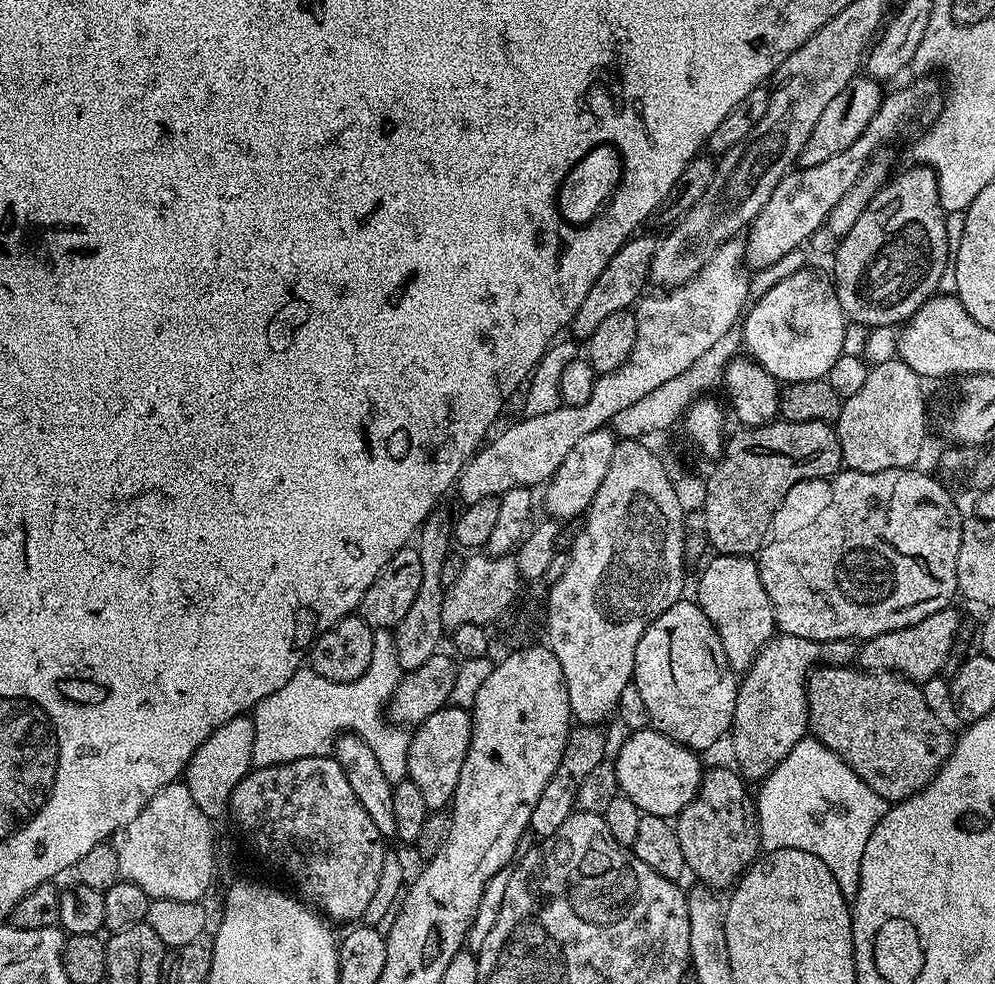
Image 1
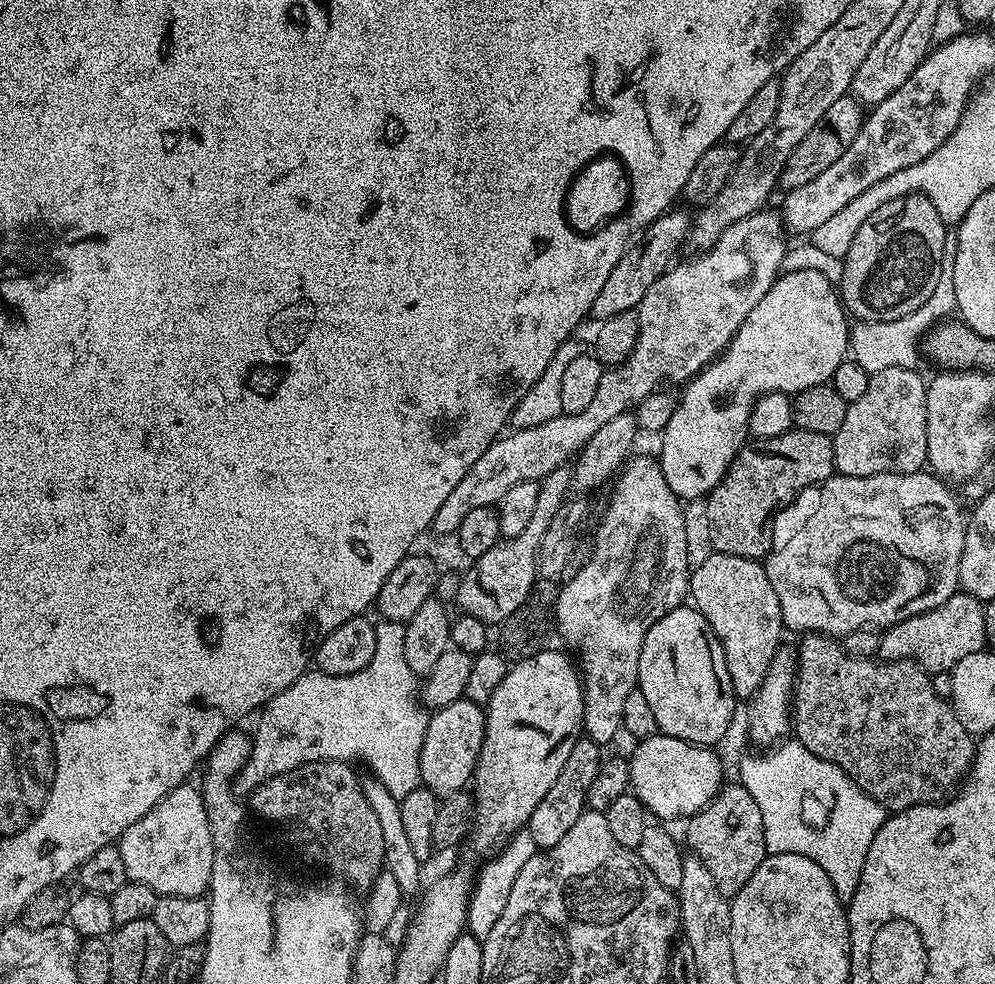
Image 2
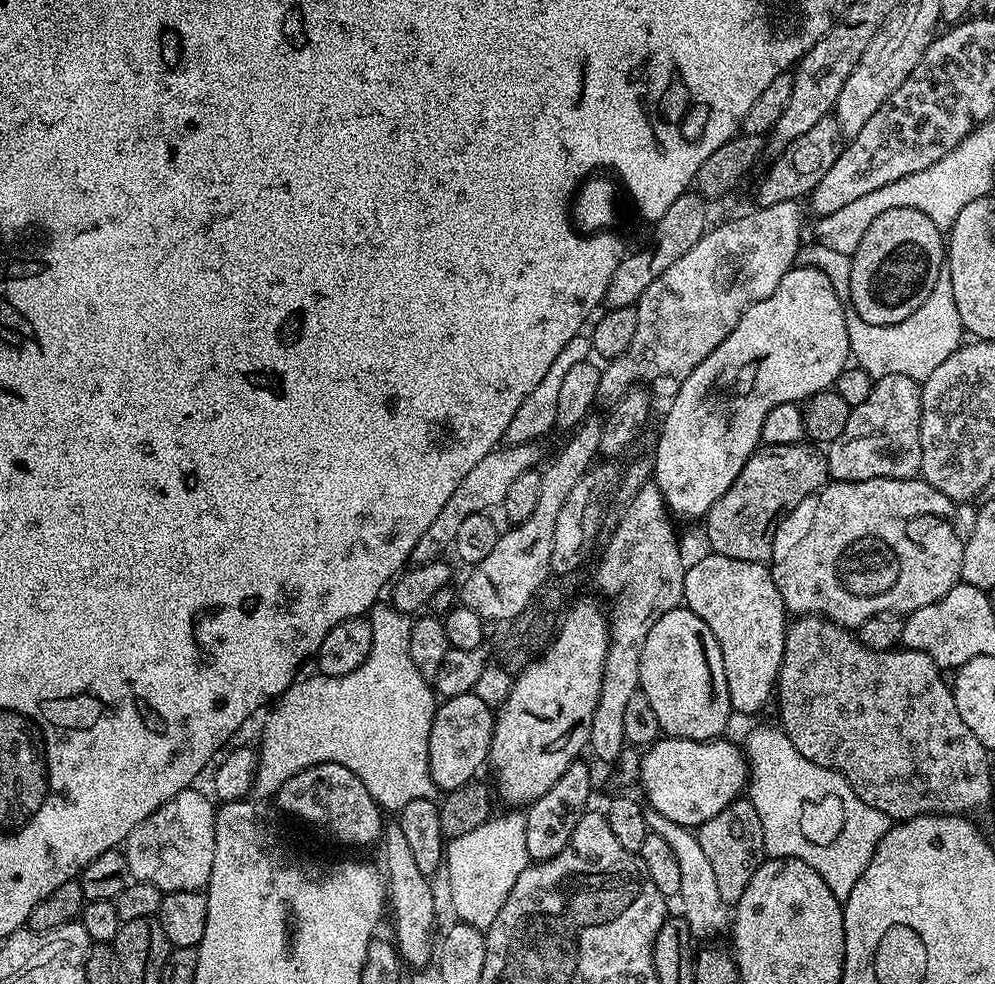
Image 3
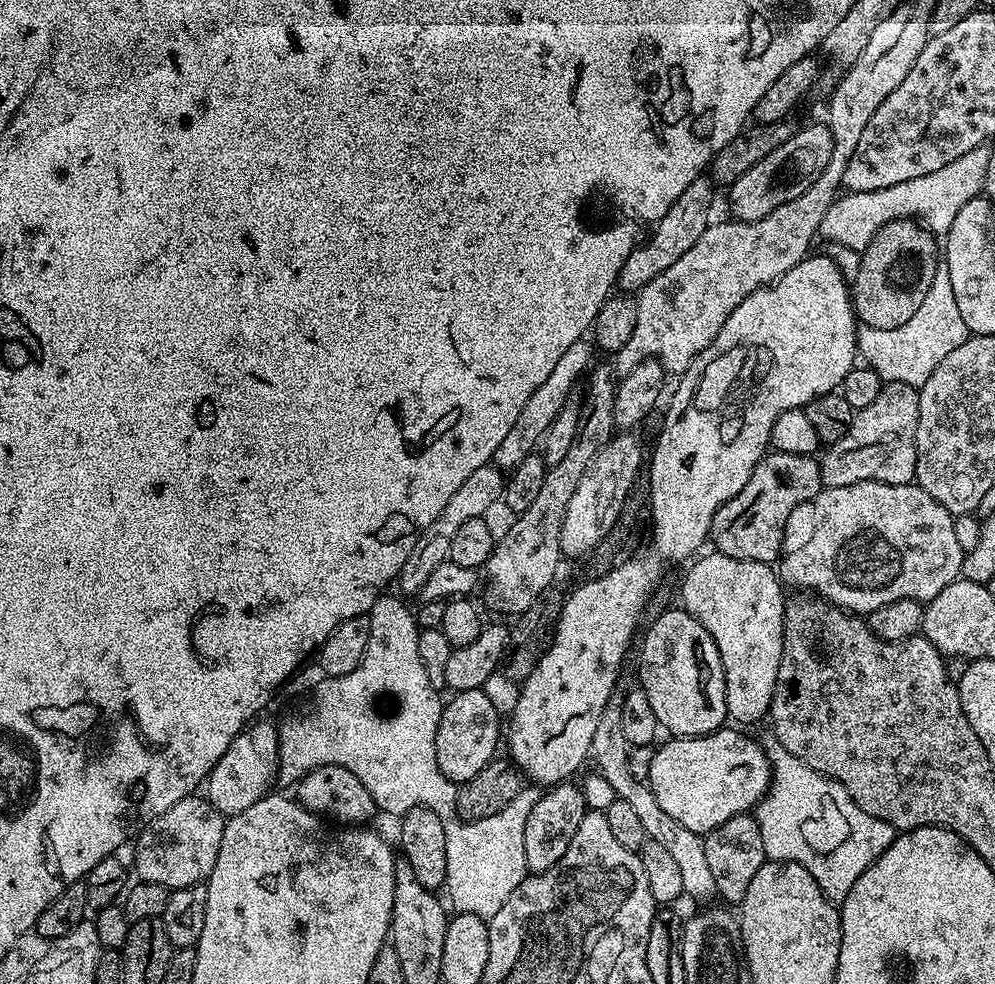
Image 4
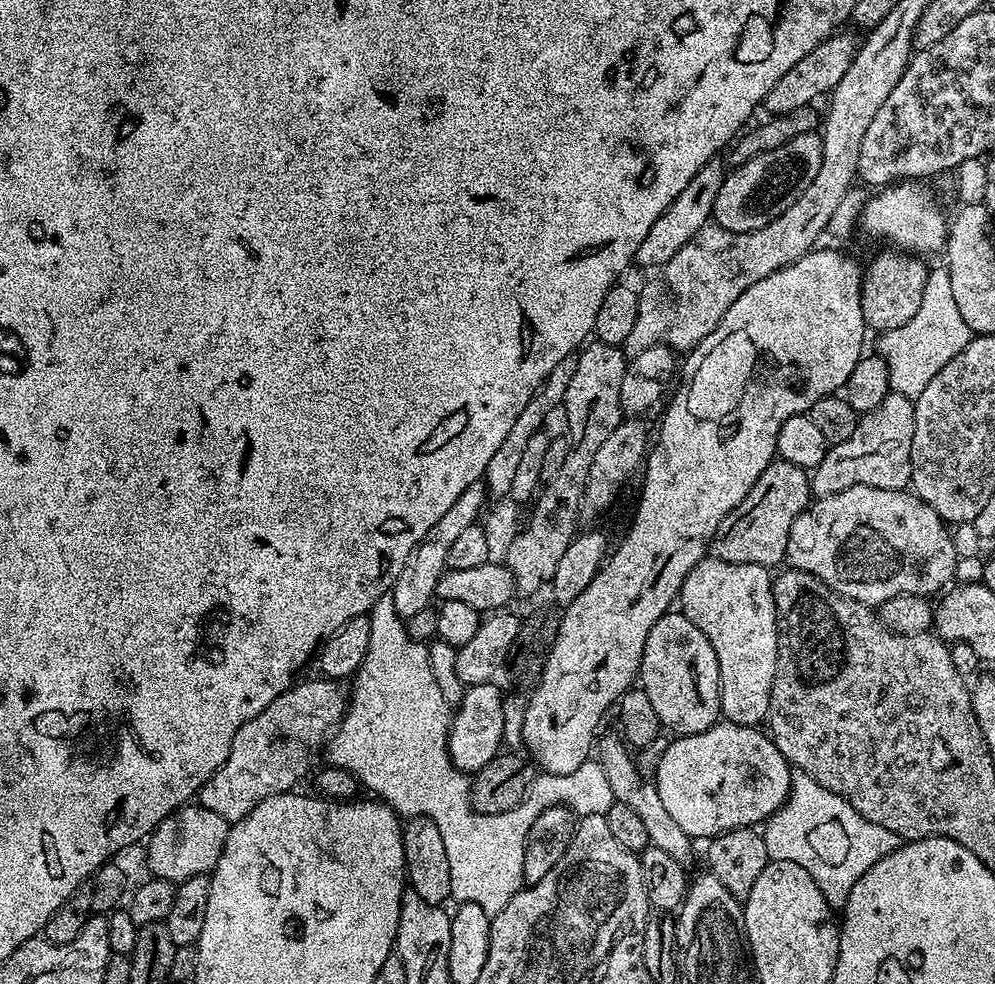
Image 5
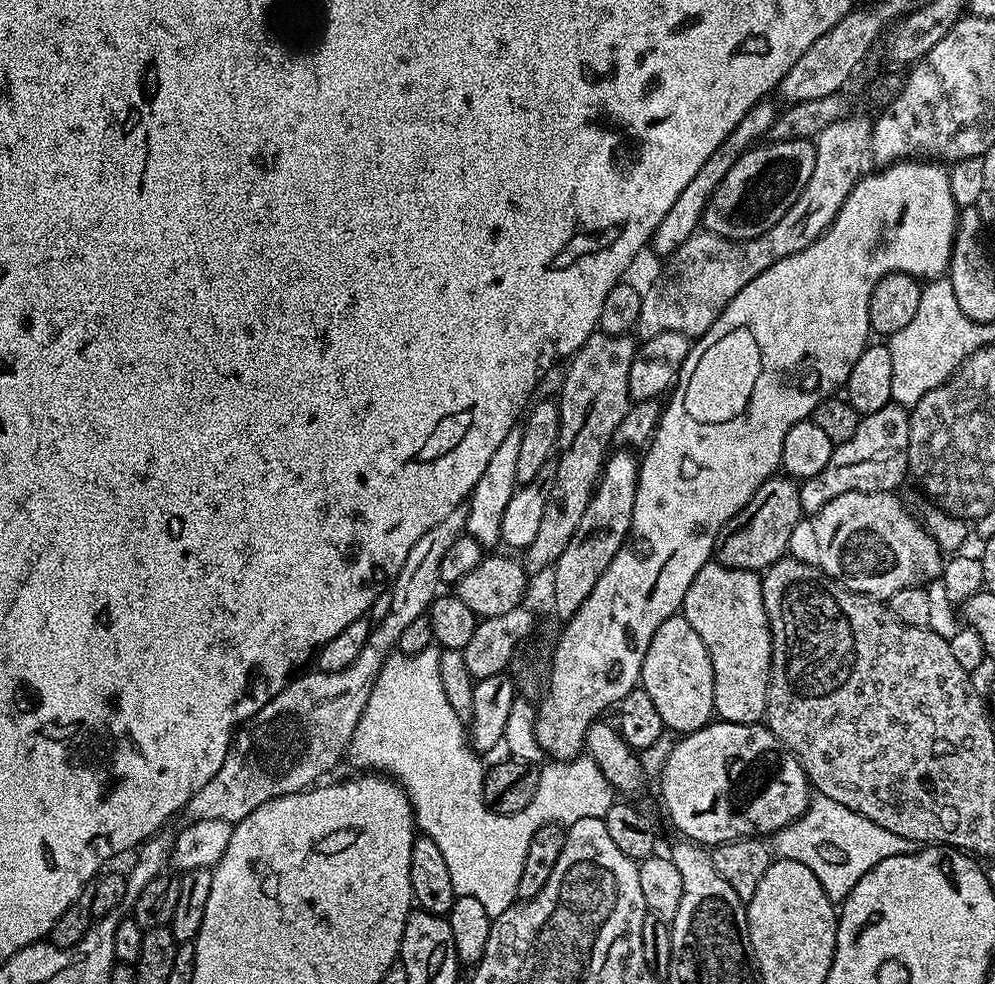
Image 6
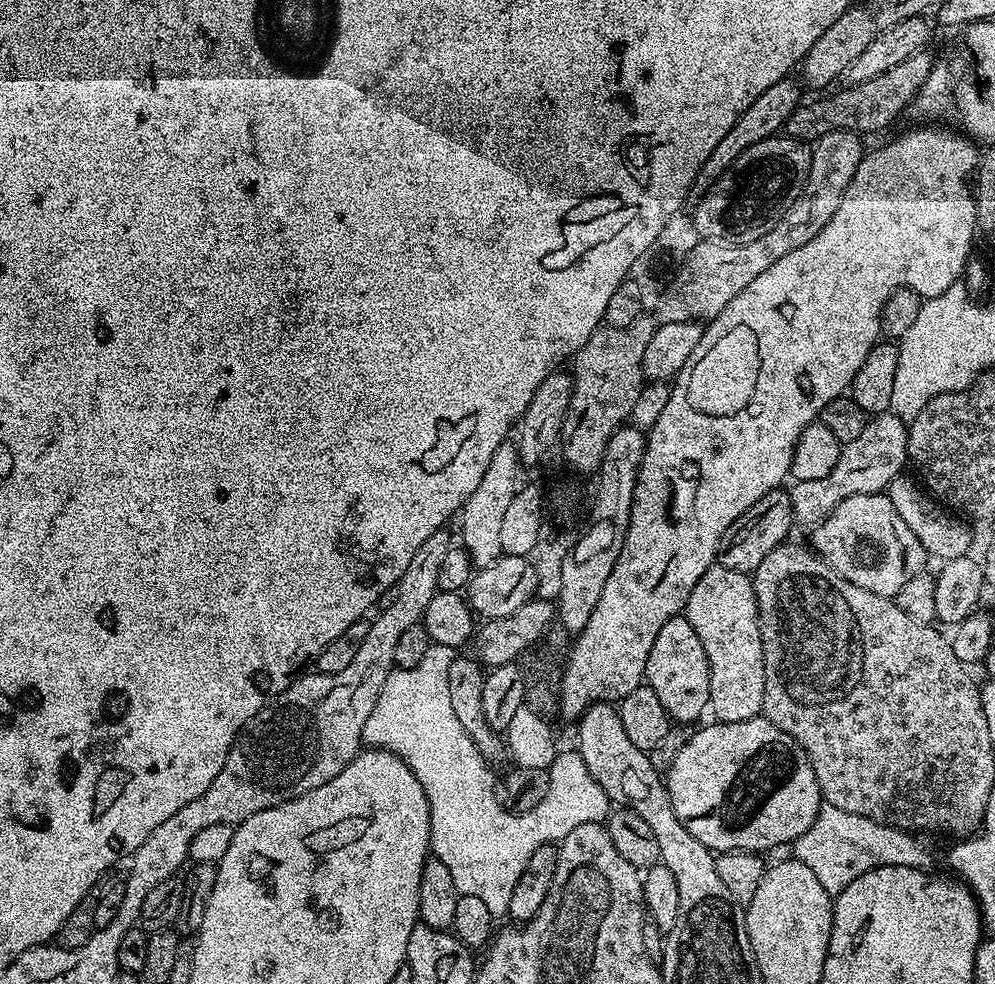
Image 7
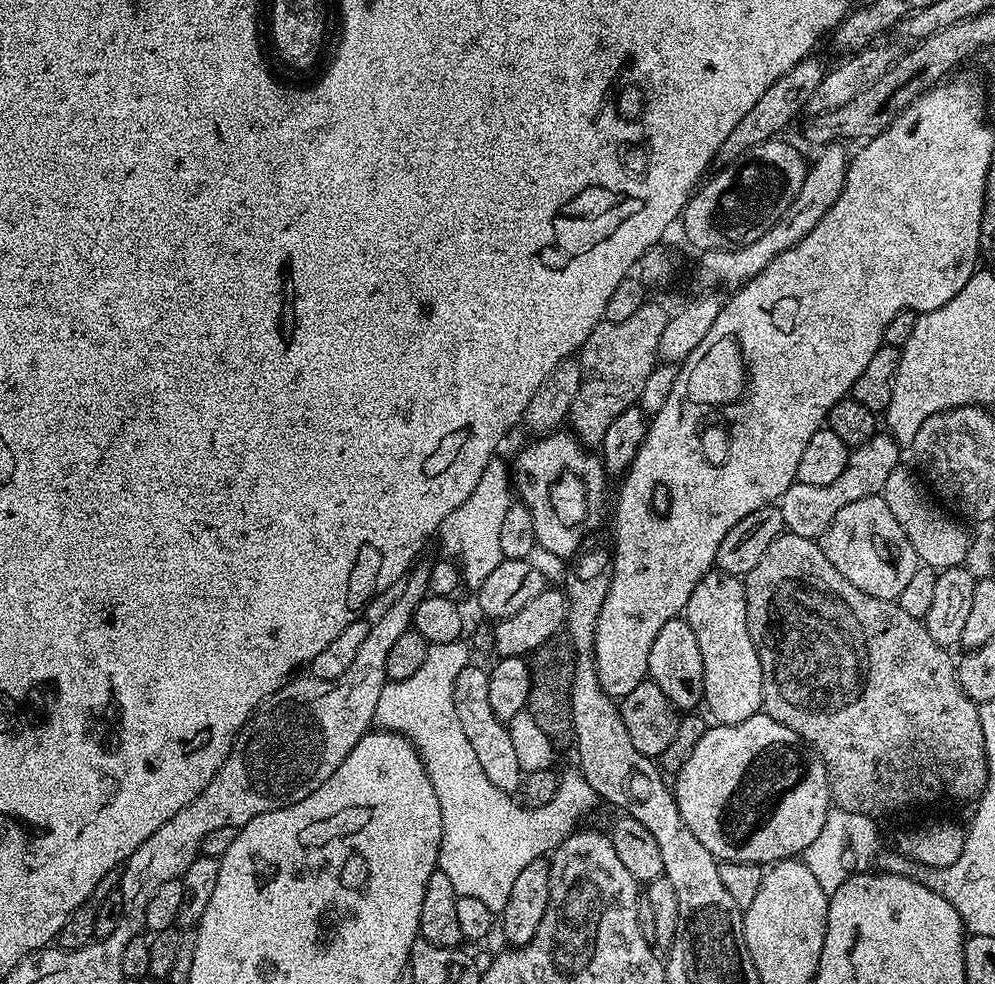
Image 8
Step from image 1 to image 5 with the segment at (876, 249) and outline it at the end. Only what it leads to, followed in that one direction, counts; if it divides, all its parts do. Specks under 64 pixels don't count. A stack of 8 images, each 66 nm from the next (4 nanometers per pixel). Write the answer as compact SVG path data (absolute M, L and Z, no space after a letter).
M891 251L878 253L869 262L868 268L866 264L860 277L860 301L865 325L869 329L877 328L880 334L906 326L906 322L914 318L922 302L922 290L926 290L929 270L929 265L923 264L919 255Z

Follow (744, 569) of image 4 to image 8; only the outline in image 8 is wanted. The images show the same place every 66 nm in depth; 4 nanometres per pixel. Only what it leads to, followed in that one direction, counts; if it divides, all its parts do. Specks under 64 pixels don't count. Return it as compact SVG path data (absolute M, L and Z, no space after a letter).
M719 570L707 572L698 582L698 586L694 586L694 594L690 594L690 602L684 607L683 615L687 619L690 630L694 630L694 638L698 638L698 650L702 650L702 670L704 671L702 704L705 709L708 707L707 715L716 724L737 724L746 722L746 718L757 715L764 703L762 662L756 643L752 641L752 631L748 625L743 579Z

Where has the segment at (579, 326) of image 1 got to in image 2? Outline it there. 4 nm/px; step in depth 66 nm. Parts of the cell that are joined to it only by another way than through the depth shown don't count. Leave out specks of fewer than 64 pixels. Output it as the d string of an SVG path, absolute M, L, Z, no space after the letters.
M669 210L659 216L654 223L647 225L643 229L644 241L641 244L633 243L628 251L622 254L622 258L618 258L618 266L610 270L610 278L606 278L598 298L594 298L594 306L590 313L593 321L599 322L606 318L614 318L614 314L639 309L642 298L646 298L646 290L650 290L656 279L668 271L670 265L677 259L675 256L680 244L682 248L687 241L690 227L690 216L676 211Z

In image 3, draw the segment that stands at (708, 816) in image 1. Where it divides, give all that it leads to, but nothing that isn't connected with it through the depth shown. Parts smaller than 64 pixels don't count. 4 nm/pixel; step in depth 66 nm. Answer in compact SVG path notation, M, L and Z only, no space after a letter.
M738 798L730 806L726 806L726 810L714 814L714 818L701 824L694 833L714 869L715 883L718 885L722 902L727 906L735 906L746 891L746 886L750 886L754 870L758 870L758 866L766 859L758 810L754 810L751 800Z

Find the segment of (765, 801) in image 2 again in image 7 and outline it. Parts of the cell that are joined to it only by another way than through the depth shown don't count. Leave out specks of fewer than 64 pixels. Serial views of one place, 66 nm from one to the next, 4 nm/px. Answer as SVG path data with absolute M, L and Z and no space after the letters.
M821 807L818 818L806 830L806 834L794 841L791 845L791 855L802 861L814 875L826 894L835 898L854 878L862 878L875 868L882 866L910 866L911 868L924 868L924 852L915 835L904 832L901 828L891 828L885 824L874 822L870 818L862 818L858 814L850 814L846 810Z

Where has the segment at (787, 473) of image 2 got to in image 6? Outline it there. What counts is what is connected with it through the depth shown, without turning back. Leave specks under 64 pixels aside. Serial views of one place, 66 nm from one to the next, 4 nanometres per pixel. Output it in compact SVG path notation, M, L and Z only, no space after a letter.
M784 474L771 476L762 482L762 486L758 486L754 498L750 498L750 502L746 502L746 506L742 506L742 510L738 510L726 526L722 526L716 539L715 563L751 572L769 568L774 562L785 559L790 534L794 534L794 526L801 519L797 481Z

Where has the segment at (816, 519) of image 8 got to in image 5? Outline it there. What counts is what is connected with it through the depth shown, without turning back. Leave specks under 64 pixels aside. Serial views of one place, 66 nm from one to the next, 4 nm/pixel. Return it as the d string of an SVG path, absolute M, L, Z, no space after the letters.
M889 391L886 398L874 410L863 413L854 426L854 434L846 438L846 442L831 445L822 458L822 462L811 469L813 497L838 494L842 490L850 490L850 486L878 486L882 490L907 489L912 479L910 470L910 442L914 442L914 410L916 409L913 397L903 396Z

